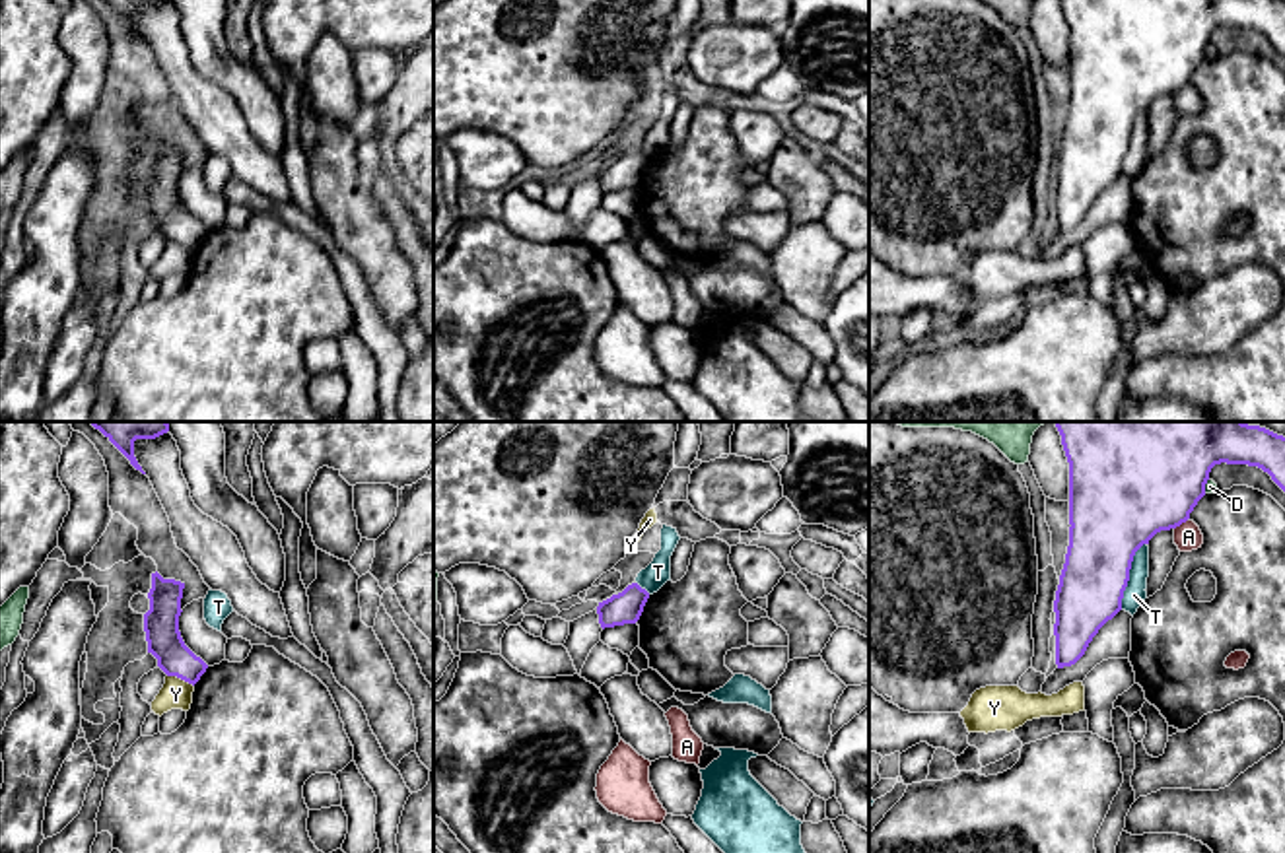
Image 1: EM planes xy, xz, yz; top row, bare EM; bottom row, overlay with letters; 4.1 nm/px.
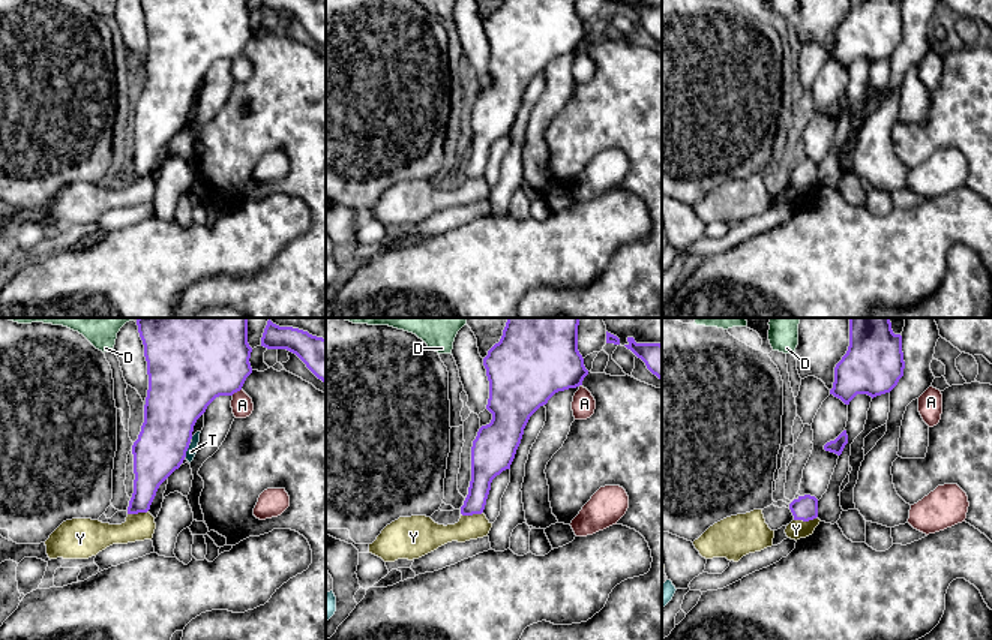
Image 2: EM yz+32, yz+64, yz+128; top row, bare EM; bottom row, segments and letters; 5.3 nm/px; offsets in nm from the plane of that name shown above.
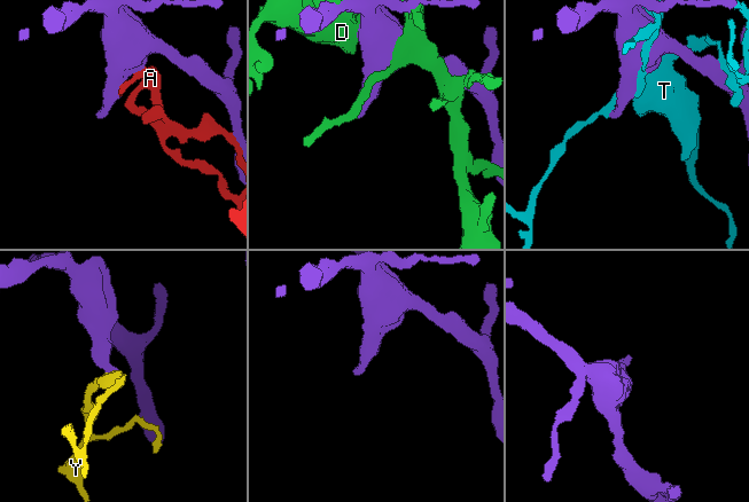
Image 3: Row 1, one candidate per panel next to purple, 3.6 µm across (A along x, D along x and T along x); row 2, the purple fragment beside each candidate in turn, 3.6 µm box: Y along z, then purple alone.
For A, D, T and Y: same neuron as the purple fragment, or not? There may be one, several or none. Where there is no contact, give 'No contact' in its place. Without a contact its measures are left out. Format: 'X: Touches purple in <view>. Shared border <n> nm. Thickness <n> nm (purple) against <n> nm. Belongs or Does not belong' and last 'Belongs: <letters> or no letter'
A: Touches purple in yz. Shared border 70 nm. Thickness 420 nm (purple) against 120 nm. Does not belong
D: Touches purple in yz. Shared border 70 nm. Thickness 420 nm (purple) against 50 nm. Does not belong
T: Touches purple in yz. Shared border 300 nm. Thickness 340 nm (purple) against 90 nm. Does not belong
Y: Touches purple in xy. Shared border 120 nm. Thickness 140 nm (purple) against 130 nm. Does not belong
Belongs: no letter

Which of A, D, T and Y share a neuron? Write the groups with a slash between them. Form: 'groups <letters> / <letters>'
groups A / D / T / Y

